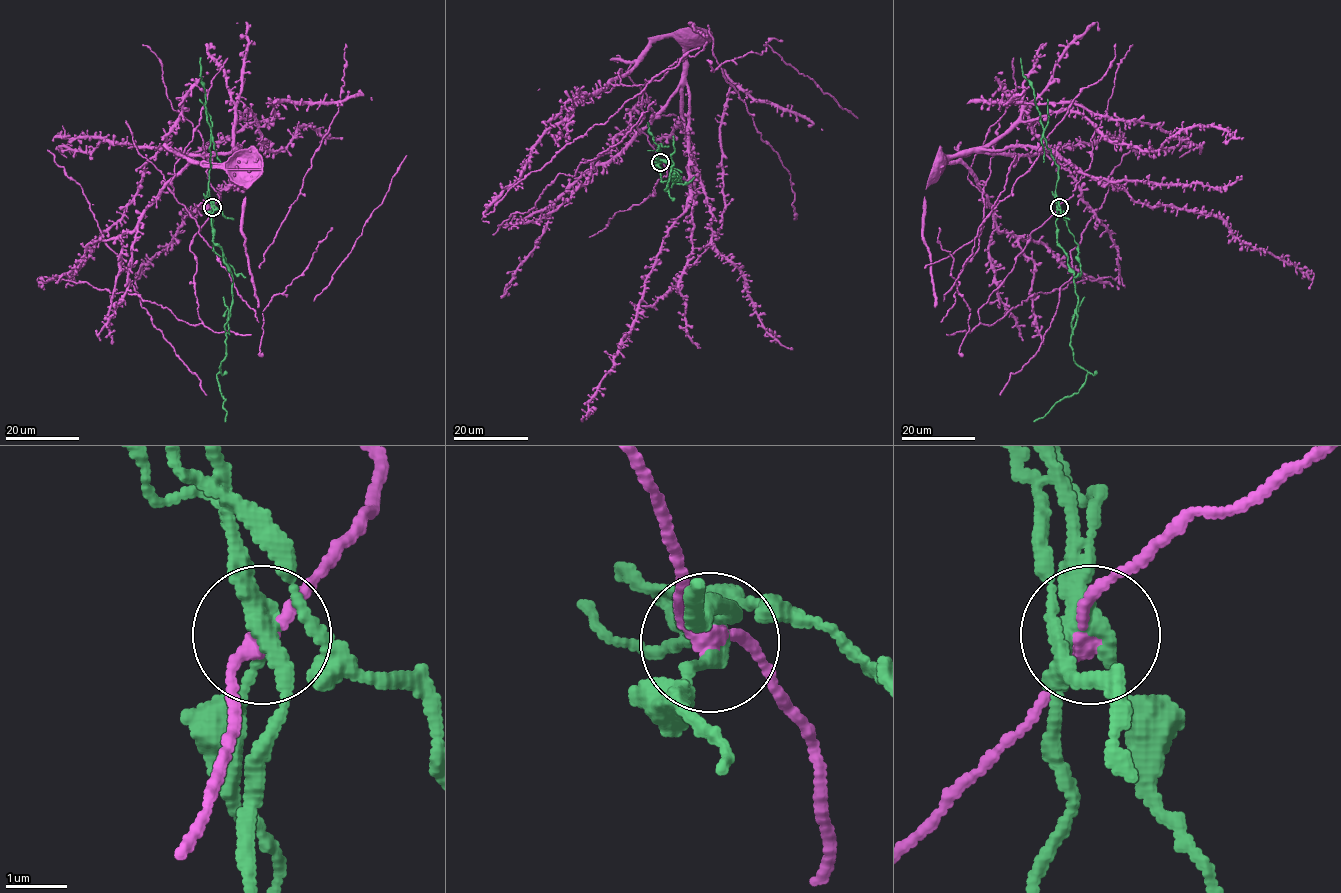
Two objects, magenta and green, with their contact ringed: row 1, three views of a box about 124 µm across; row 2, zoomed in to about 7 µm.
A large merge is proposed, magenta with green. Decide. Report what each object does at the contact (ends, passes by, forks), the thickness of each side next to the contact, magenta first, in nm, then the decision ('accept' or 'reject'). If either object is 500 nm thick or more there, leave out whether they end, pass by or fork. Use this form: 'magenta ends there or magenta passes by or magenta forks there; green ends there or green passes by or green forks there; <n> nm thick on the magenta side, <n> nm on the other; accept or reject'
magenta passes by; green forks there; 240 nm thick on the magenta side, 240 nm on the other; reject

